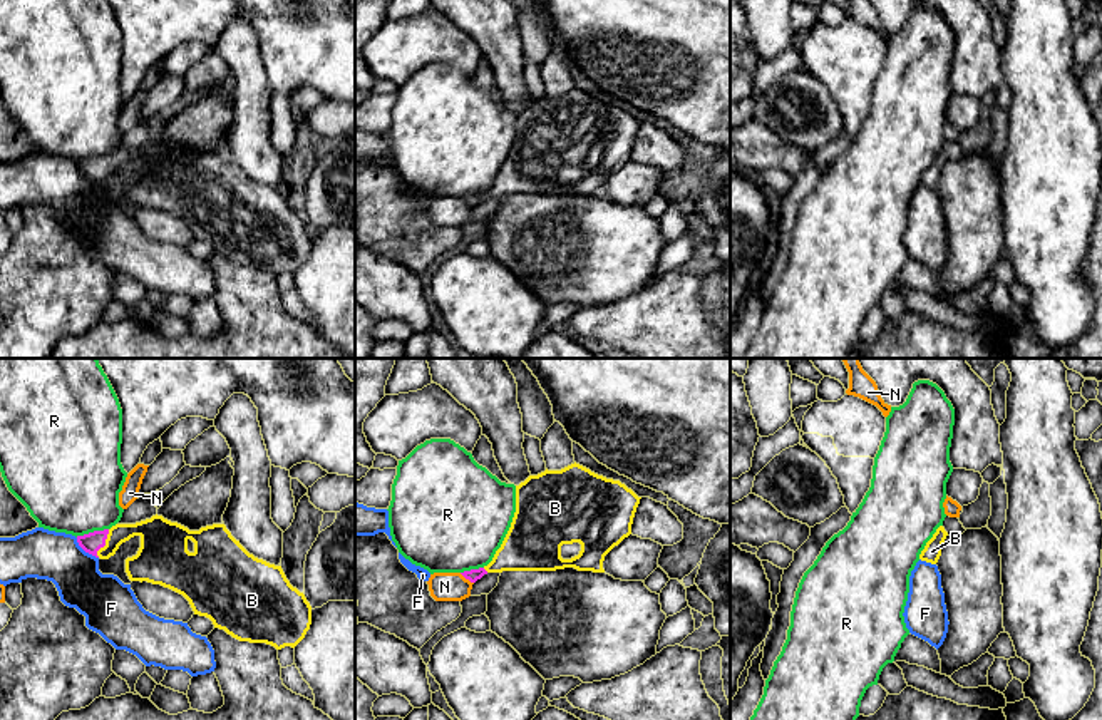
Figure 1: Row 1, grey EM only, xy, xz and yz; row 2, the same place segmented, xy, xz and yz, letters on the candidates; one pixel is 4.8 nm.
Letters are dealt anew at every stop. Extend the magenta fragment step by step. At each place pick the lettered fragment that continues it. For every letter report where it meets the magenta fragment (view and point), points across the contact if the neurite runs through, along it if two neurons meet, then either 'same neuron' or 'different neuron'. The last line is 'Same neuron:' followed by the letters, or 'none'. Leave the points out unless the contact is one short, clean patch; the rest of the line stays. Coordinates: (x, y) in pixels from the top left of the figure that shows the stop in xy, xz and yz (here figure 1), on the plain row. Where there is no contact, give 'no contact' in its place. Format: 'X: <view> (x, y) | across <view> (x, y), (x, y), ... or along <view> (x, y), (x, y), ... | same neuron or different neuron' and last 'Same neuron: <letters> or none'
B: xy (104, 168) | across xy (91, 168), (104, 168), (139, 156), (153, 186) | same neuron
F: xy (86, 176) | along xy (76, 163), (86, 176), (97, 183) | different neuron
N: xz (466, 203) | different neuron
R: xy (91, 158) | along xy (108, 153), (76, 161) | different neuron
Same neuron: B

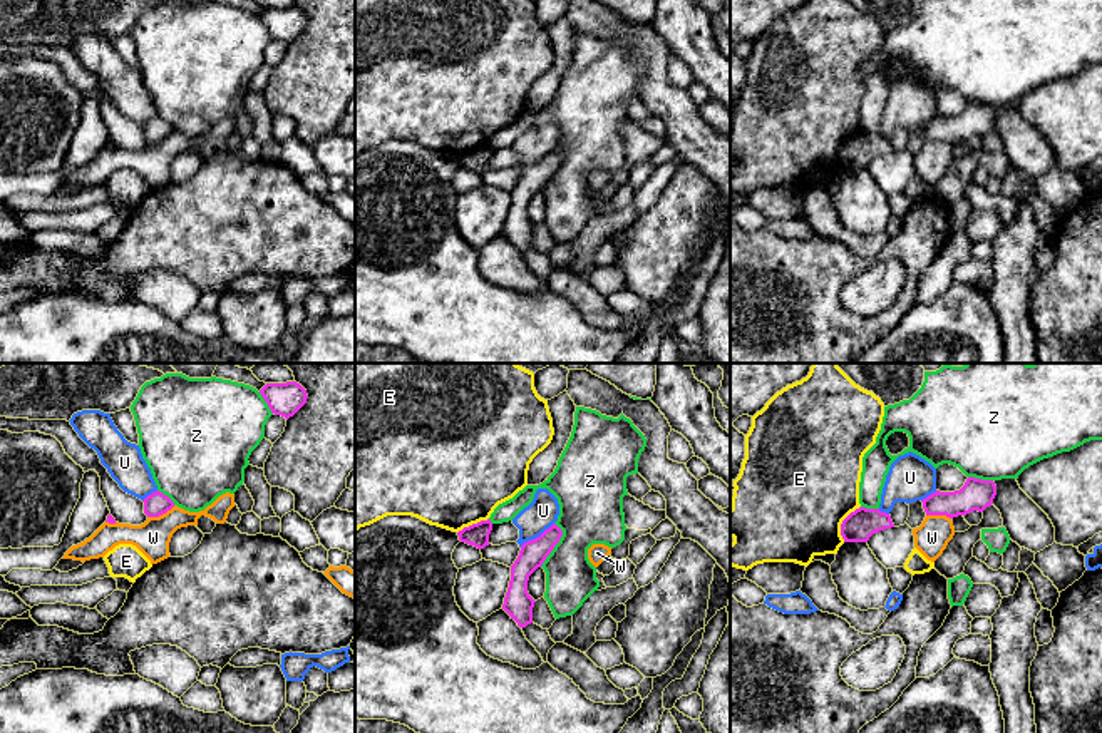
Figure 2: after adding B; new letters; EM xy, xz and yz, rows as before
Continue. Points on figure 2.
E: yz (843, 148) | different neuron
U: xz (536, 163) | different neuron
W: xy (161, 139) | same neuron
Z: xz (556, 168) | different neuron
Same neuron: W

